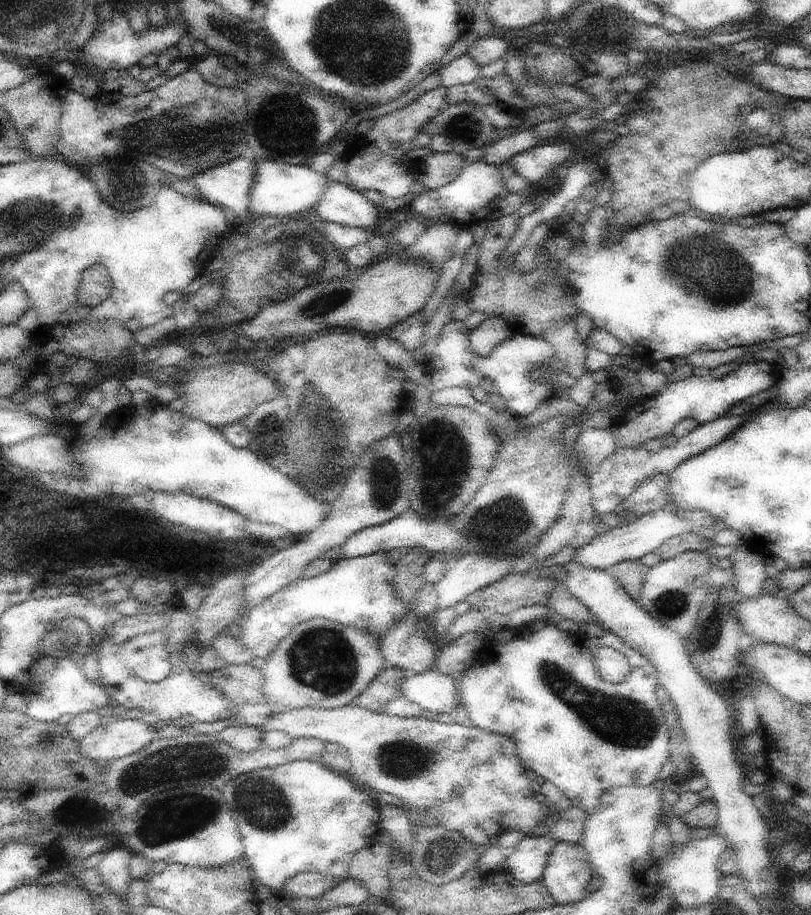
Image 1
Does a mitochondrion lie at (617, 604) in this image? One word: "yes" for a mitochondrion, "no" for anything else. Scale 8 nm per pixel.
no

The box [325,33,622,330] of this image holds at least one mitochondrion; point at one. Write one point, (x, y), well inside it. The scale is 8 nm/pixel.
(463, 126)

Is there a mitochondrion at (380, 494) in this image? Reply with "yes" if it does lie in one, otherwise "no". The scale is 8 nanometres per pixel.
yes

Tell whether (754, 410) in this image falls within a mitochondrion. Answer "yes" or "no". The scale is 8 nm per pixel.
no

